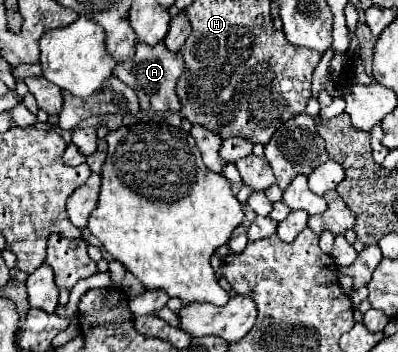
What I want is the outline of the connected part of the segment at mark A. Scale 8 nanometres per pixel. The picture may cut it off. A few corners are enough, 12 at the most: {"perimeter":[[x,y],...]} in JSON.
{"perimeter":[[137,44],[113,76],[127,82],[145,112],[179,112],[181,54]]}

